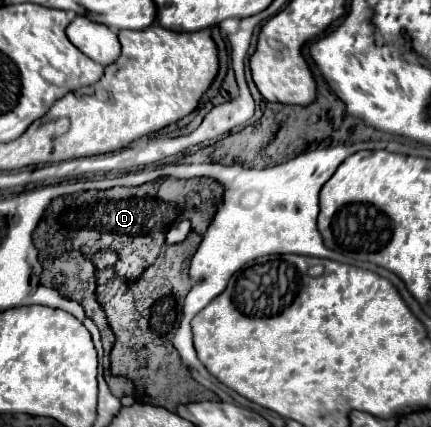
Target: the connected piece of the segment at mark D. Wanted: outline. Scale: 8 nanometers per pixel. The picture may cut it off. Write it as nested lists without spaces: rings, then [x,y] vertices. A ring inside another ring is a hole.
[[[160,178],[154,182],[146,182],[142,186],[132,188],[110,188],[110,190],[88,190],[64,198],[56,198],[46,210],[44,220],[34,230],[34,246],[38,248],[38,260],[44,268],[40,284],[56,288],[64,298],[76,300],[84,306],[88,318],[92,318],[100,330],[104,349],[104,378],[114,396],[122,398],[126,394],[134,394],[134,384],[128,378],[112,376],[110,371],[110,352],[114,346],[114,334],[106,322],[104,310],[96,302],[96,266],[92,262],[94,254],[100,250],[112,250],[118,254],[118,262],[114,270],[118,278],[124,282],[134,282],[142,276],[146,268],[150,268],[162,246],[166,244],[166,232],[172,224],[182,218],[192,218],[194,212],[194,232],[204,234],[218,204],[224,196],[224,186],[212,178],[192,178],[192,180],[176,180],[176,178]]]

